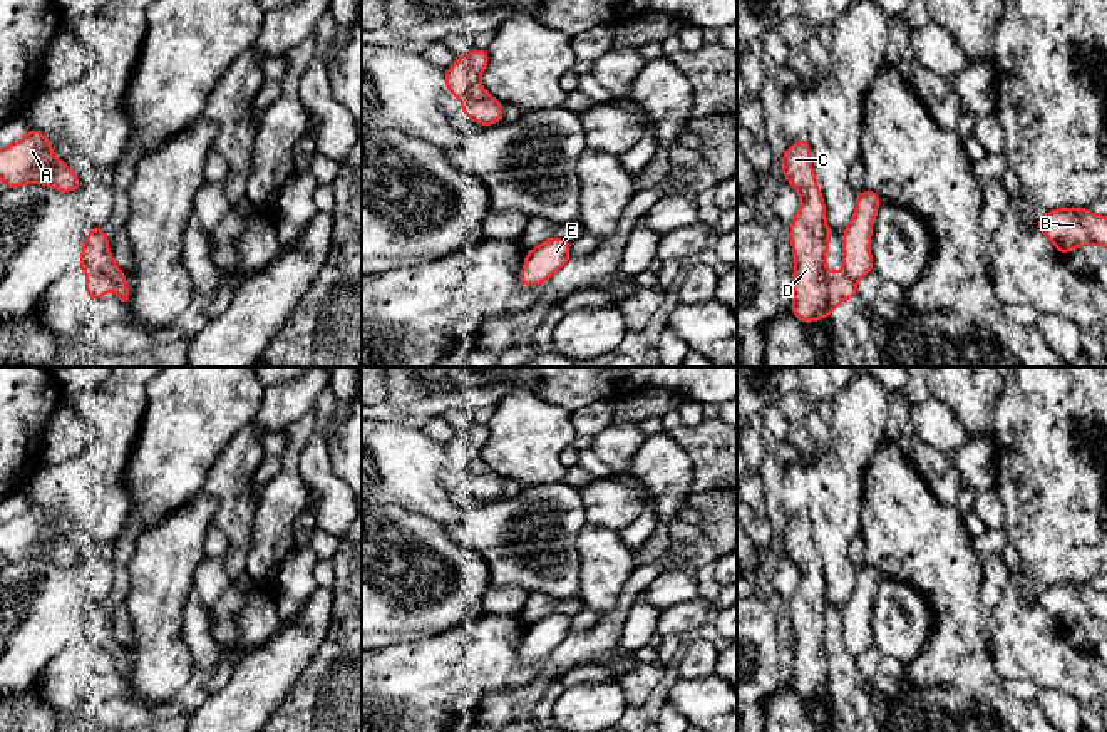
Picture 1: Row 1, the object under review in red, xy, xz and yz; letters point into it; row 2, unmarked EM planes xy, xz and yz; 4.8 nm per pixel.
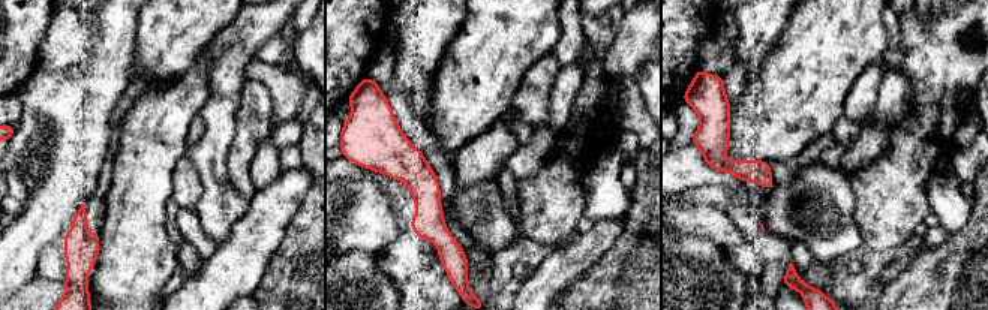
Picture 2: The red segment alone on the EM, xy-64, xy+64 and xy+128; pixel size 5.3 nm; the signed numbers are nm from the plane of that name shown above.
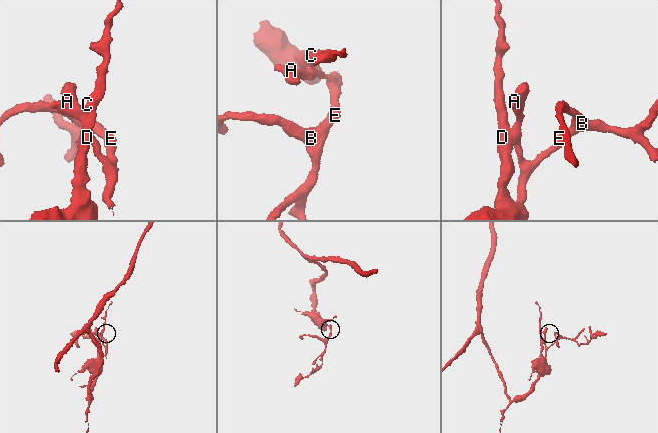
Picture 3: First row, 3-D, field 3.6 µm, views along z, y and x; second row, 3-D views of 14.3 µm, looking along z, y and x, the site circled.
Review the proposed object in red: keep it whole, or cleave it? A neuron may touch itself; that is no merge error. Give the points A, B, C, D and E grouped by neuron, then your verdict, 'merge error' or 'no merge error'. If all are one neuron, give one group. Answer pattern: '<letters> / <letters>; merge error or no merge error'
A B E / C D; merge error

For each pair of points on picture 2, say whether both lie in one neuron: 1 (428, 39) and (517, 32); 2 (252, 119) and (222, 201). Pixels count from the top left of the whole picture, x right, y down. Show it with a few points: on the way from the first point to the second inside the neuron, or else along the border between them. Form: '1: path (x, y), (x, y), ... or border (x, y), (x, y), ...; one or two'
1: border (467, 15), (437, 69); two
2: border (231, 144), (227, 153), (227, 175), (249, 201); two

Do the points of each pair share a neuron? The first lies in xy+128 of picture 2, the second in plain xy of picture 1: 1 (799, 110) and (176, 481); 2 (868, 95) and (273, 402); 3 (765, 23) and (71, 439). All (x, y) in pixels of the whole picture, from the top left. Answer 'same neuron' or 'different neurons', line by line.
1: same neuron
2: same neuron
3: different neurons

